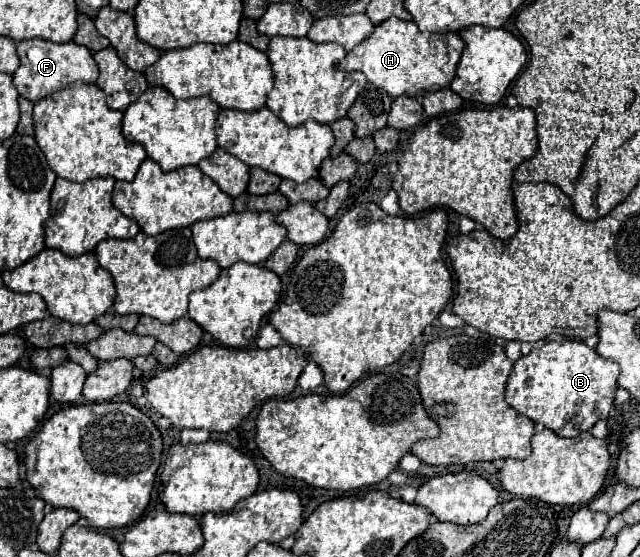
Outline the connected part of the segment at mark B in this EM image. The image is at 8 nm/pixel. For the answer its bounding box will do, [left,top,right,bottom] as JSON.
[506,340,620,438]

